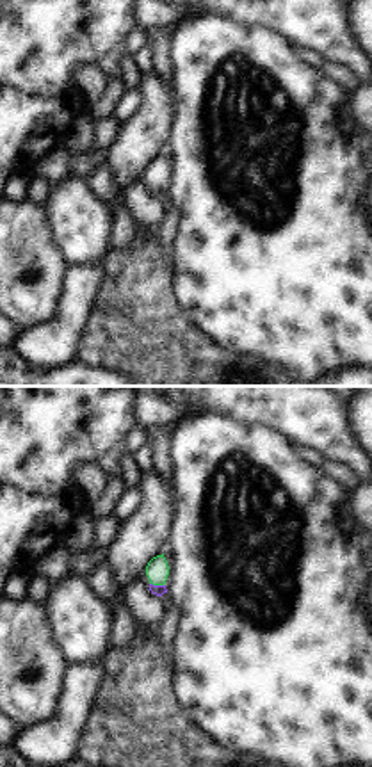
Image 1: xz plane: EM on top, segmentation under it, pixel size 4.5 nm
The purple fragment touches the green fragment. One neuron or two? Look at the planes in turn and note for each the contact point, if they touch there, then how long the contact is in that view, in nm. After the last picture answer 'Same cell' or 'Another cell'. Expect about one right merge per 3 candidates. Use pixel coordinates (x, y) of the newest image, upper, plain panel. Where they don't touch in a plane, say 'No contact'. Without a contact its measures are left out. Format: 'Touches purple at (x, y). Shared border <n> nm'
Touches purple at (157, 187). Shared border 70 nm

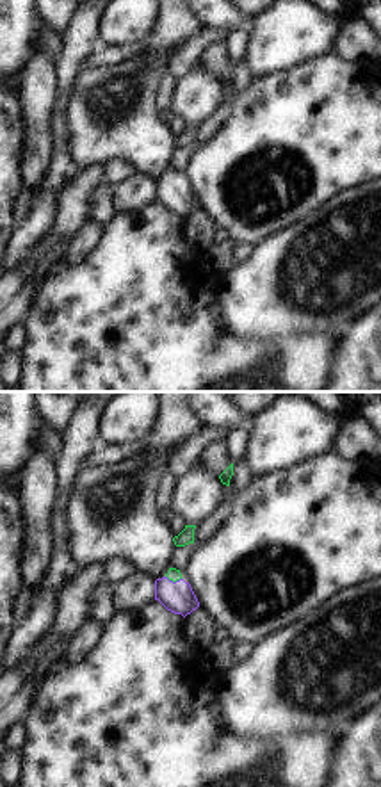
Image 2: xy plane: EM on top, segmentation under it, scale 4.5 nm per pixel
Touches purple at (171, 182). Shared border 70 nm

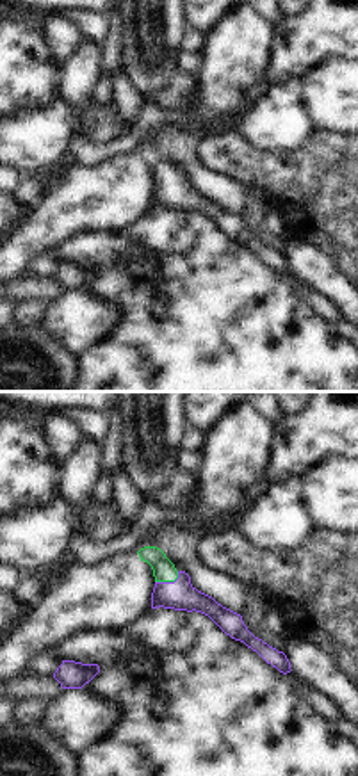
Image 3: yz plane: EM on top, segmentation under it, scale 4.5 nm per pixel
Touches purple at (168, 184). Shared border 120 nm

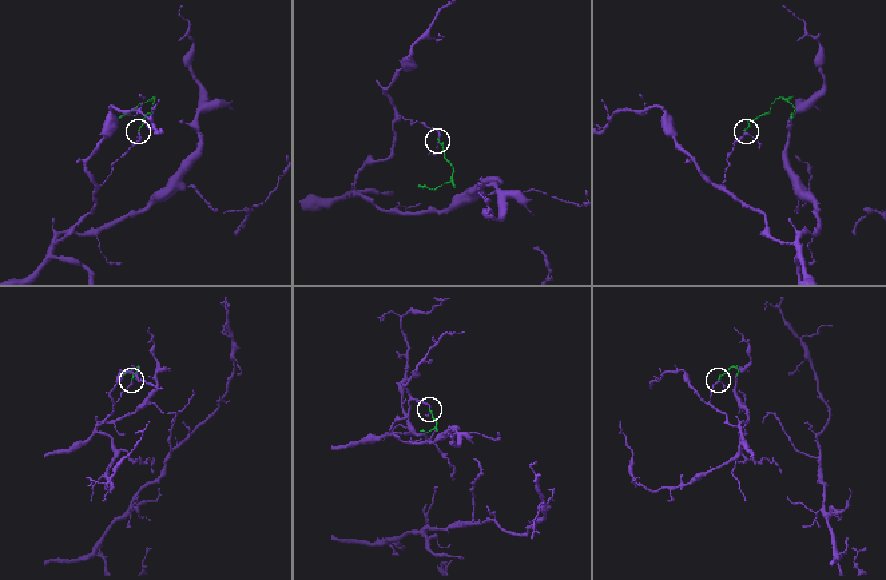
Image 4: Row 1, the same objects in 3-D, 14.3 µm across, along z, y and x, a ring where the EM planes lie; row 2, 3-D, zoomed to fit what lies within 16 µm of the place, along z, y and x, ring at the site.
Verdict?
Same cell

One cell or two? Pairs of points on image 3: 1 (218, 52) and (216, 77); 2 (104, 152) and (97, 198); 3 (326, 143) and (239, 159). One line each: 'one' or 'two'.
1: one
2: two
3: one

